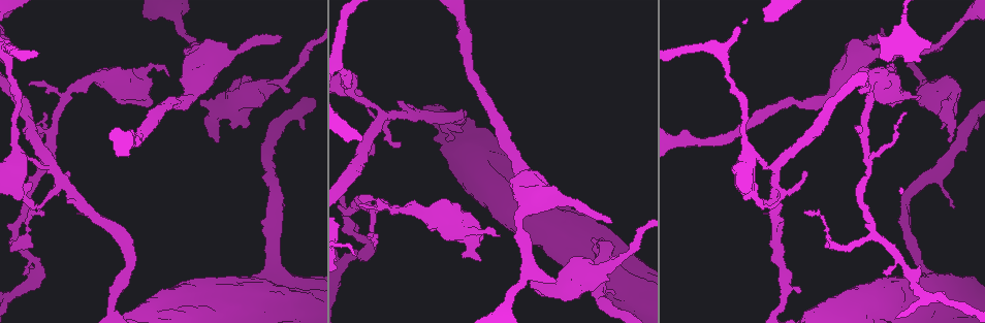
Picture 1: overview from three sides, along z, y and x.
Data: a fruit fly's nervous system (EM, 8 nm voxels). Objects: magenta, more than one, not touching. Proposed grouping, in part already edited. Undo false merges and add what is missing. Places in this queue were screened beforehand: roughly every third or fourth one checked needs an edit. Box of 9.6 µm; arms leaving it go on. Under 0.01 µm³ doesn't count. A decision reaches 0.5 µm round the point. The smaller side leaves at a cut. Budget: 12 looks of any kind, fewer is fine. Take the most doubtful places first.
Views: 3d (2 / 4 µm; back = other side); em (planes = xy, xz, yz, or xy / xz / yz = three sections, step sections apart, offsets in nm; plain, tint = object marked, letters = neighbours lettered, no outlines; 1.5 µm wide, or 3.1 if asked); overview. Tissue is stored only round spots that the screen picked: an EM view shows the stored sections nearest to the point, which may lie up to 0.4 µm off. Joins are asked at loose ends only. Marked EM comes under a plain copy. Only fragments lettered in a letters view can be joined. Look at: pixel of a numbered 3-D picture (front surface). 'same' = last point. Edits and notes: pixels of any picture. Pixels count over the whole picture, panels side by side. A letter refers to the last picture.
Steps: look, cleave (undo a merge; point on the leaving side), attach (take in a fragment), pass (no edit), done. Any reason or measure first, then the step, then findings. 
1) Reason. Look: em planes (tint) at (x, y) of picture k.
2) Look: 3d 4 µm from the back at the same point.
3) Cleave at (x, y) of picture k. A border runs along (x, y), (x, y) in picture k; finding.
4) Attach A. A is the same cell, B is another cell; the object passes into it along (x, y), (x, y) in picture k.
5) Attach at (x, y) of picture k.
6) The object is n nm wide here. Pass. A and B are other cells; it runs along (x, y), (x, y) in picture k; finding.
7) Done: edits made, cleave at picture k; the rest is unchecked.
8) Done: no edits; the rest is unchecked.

Look: 3d 2 µm at (802, 173) of picture 1.

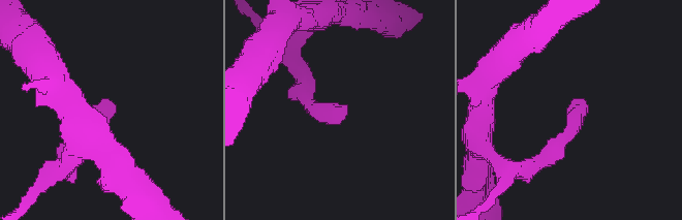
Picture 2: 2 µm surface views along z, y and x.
Now the EM. Look: em planes (letters) at (346, 110) of picture 2.

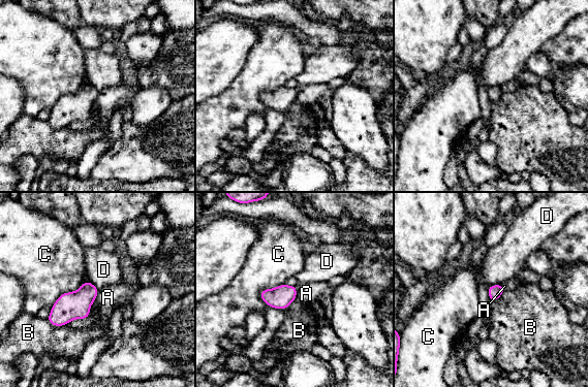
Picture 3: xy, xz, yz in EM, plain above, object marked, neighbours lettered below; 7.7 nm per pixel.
The longest contact is with C, 320 nm. Pass. A, B, C and D are other cells; a border runs along (295, 287), (296, 298) in picture 3; none of them fits.

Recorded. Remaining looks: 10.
Arms part here. Look: 3d 2 µm at (17, 233) of picture 1.

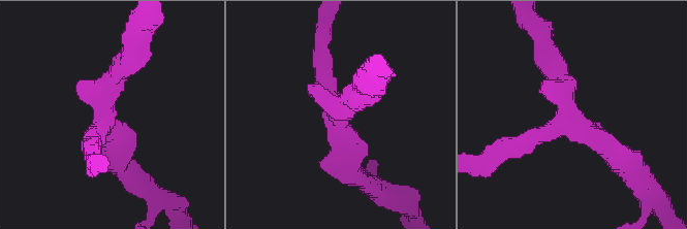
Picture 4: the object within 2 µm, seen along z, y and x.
3 arms meet here; the arms are 190, 200, 220 nm wide. Look: em planes (letters) at (342, 112) of picture 4.

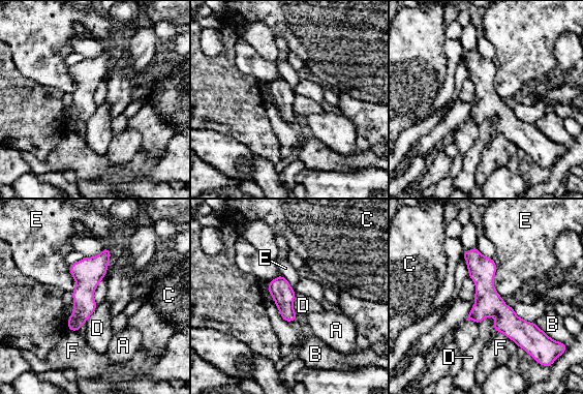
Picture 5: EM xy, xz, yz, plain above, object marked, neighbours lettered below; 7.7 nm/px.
The object is 200 nm wide here. Pass. A, B, C, D, E and F are other cells; it runs along (465, 254), (520, 338) in picture 5; all the same neuron.

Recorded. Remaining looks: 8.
Free end. Look: em xy step 4 (tint) at (554, 282) of picture 1.

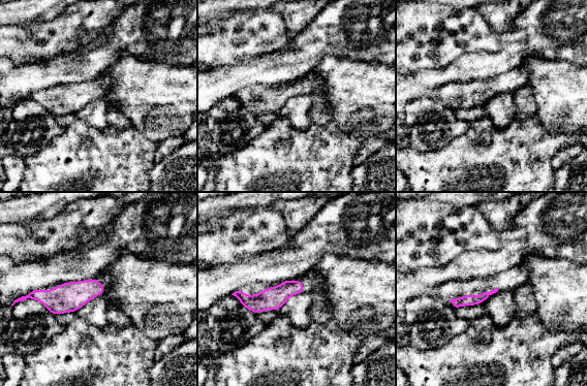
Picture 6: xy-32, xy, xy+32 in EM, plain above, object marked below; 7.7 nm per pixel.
Cut it another way. Look: em planes (letters) at the same point.

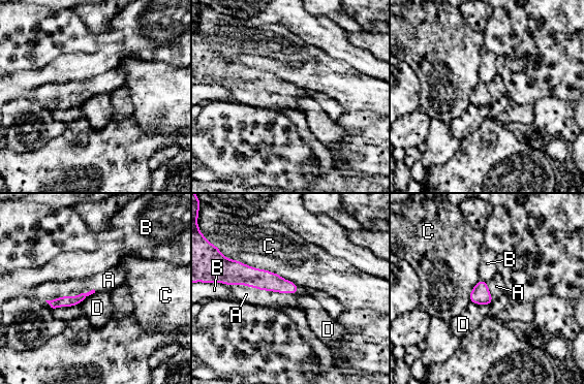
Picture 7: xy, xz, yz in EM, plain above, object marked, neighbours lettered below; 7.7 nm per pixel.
The longest contact is with C, 600 nm. Attach A. A is the same cell, B, C and D are other cells; it goes on there.

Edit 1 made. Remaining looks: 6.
Thin end. Look: 3d 2 µm at (904, 111) of picture 1.

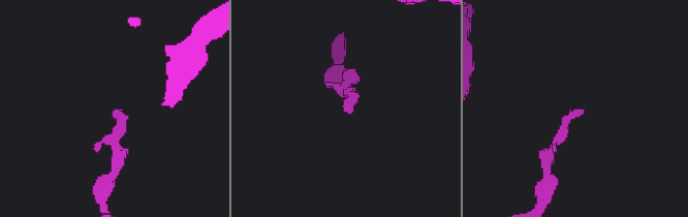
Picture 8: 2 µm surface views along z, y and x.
Look: em yz step 8 (letters) at (580, 111) of picture 8.

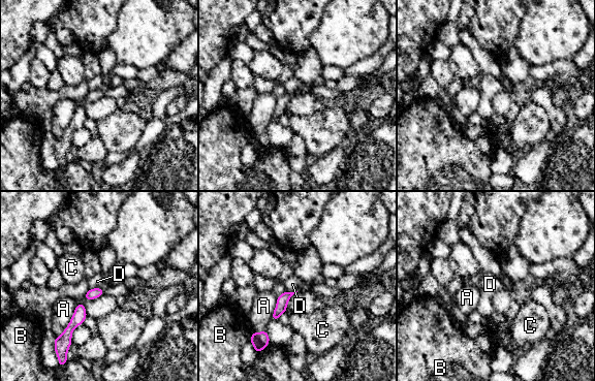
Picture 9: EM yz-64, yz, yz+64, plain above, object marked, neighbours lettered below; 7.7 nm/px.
Pass. A, B, C and D are other cells; a border runs along (102, 287), (89, 289) in picture 9; no lettered fragment goes on from it.

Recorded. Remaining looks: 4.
Thin neck. Look: em yz step 4 (tint) at (757, 200) of picture 1.

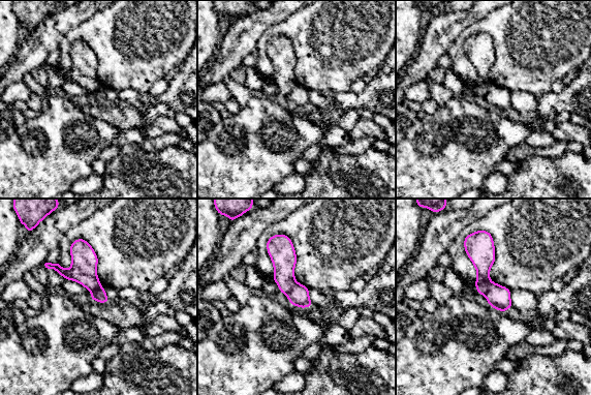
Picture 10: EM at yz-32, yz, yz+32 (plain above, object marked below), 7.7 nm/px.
Another direction. Look: em planes (letters) at the same point.

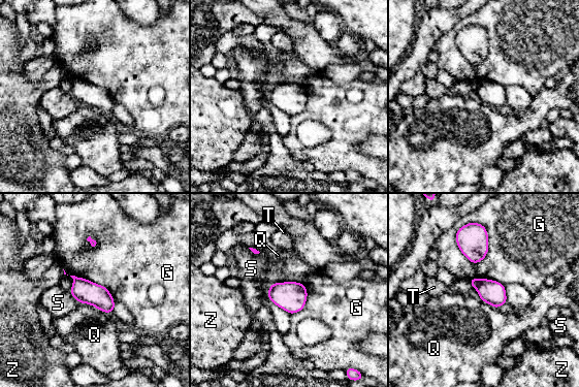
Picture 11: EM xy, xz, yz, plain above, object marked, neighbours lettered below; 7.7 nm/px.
The object is 180 nm wide here. Cleave at (475, 282) of picture 11. G, Q, S, T and Z are other cells; a border runs along (481, 280), (476, 288) in picture 11; two neurons meet here.

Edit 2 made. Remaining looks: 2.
Done: edits made, attach at picture 7, cleave at picture 11; the rest is unchecked.

